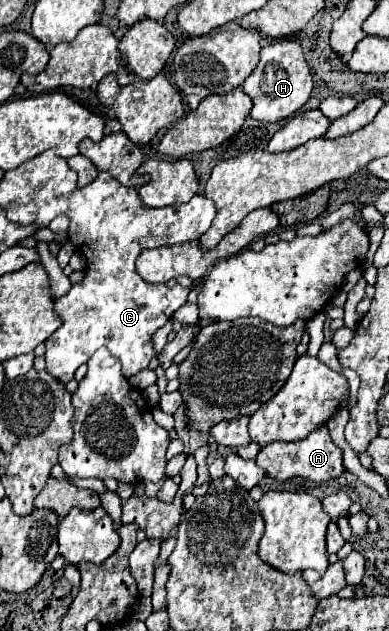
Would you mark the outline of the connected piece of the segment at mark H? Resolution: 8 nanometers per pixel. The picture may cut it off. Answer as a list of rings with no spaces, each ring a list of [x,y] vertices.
[[[285,39],[265,45],[261,49],[261,61],[243,83],[243,91],[253,101],[251,117],[257,121],[271,121],[271,123],[287,119],[293,113],[297,113],[309,101],[311,89],[313,89],[313,77],[305,63],[301,45],[295,39]]]

